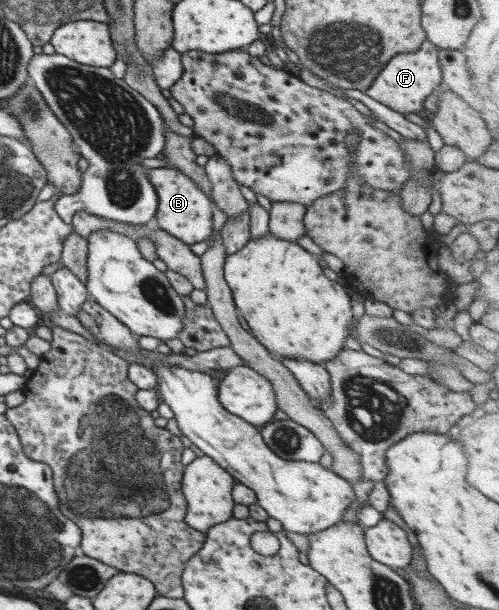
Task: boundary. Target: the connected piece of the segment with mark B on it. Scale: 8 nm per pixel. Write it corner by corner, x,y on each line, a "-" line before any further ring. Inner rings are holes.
172,167
148,169
146,178
157,194
157,209
152,222
154,226
187,245
210,238
212,202
193,180

